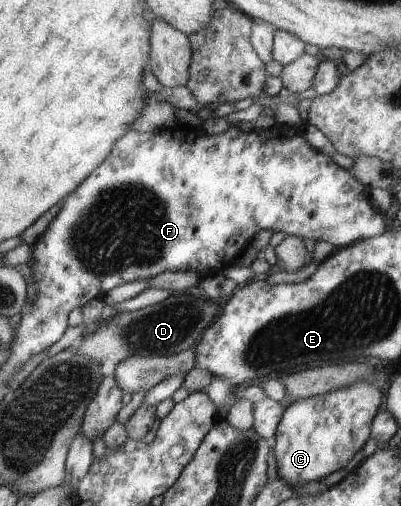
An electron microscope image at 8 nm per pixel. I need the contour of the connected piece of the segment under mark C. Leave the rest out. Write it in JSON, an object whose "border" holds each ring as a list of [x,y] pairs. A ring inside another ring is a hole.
{"border":[[[358,381],[323,395],[298,399],[288,406],[272,444],[277,478],[295,488],[307,482],[321,481],[340,468],[346,469],[372,436],[372,418],[376,417],[380,402],[382,392],[376,386],[368,381]]]}

